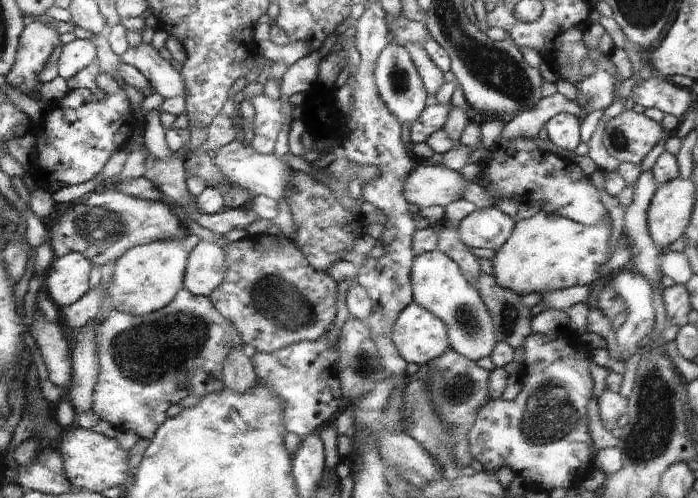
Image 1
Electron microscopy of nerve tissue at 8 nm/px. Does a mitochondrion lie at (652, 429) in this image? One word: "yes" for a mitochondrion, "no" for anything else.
yes

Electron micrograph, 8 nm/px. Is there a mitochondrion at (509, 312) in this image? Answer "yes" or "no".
yes

